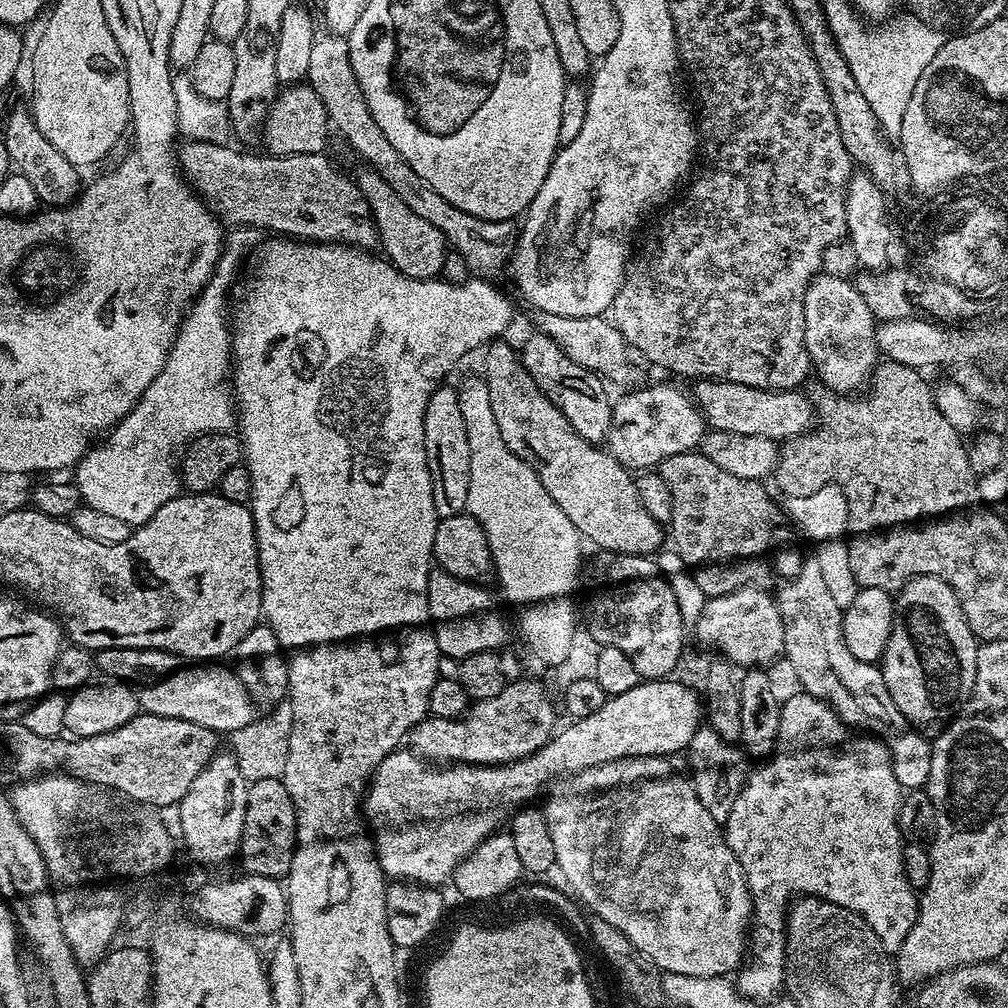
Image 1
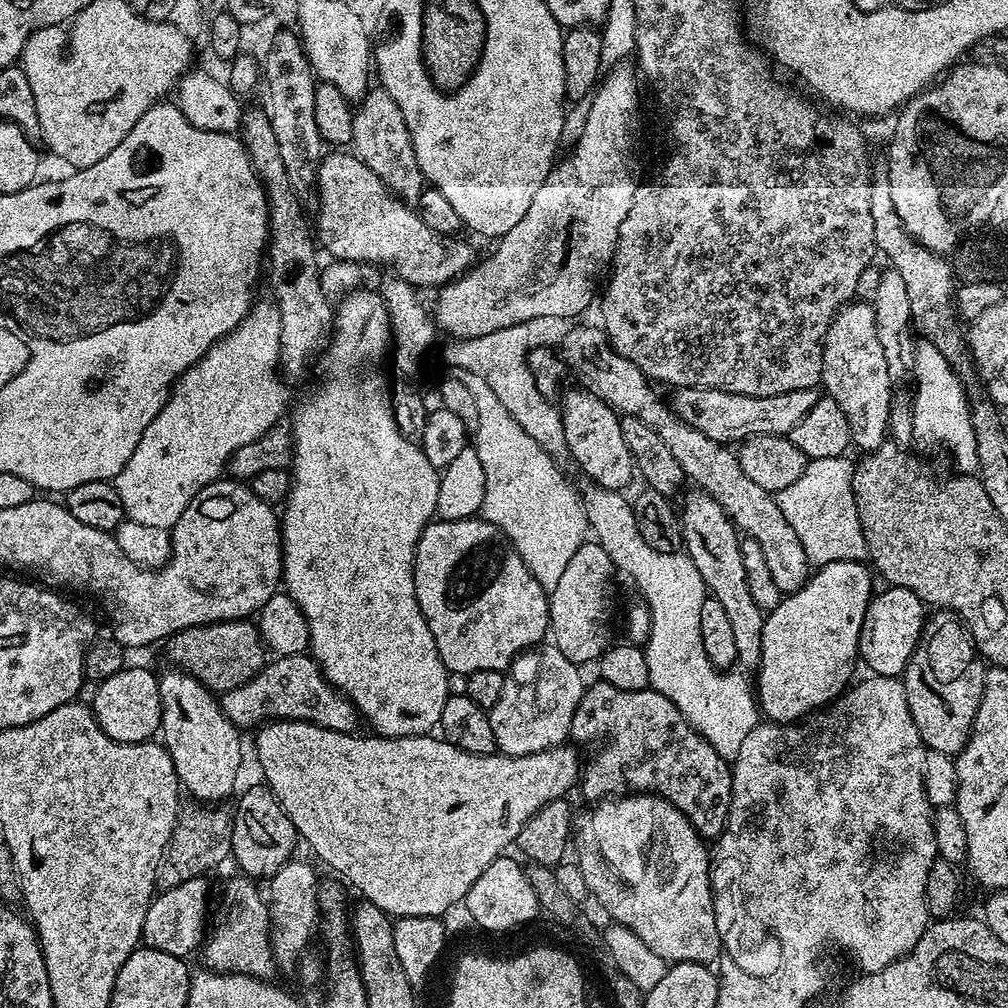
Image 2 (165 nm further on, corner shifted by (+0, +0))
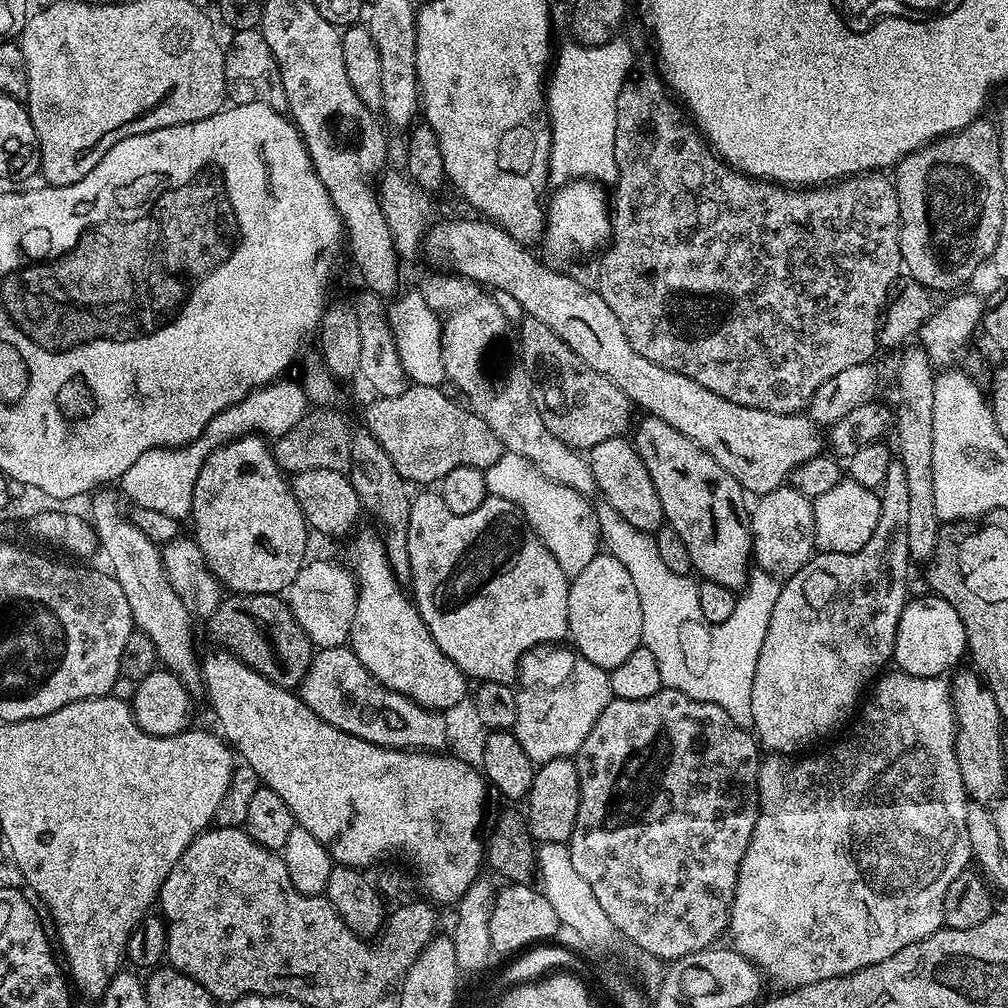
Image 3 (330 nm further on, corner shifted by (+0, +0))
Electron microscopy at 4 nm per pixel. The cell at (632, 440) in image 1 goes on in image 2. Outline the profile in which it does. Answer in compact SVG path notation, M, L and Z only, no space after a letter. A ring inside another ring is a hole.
M677 388L671 394L670 407L681 420L694 426L694 430L702 430L702 434L714 438L717 444L727 445L732 440L743 442L749 436L788 436L821 398L816 388L786 390L786 394L769 396L734 394L713 388Z

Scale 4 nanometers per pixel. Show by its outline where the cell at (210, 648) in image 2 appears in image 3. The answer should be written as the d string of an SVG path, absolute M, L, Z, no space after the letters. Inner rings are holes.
M270 594L229 595L221 599L218 610L207 617L208 632L225 652L233 652L246 666L265 676L272 684L289 690L299 689L312 665L314 646L298 626L287 599Z

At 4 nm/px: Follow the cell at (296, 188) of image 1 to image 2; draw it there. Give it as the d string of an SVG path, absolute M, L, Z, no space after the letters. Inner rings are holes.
M332 150L323 157L316 174L314 189L314 201L315 200L316 220L314 216L314 235L318 241L319 247L323 249L323 251L325 248L325 250L329 252L330 255L328 256L331 257L332 260L352 261L361 266L367 266L367 264L381 264L382 267L388 268L384 270L391 270L395 275L404 279L405 282L412 284L417 290L424 290L424 288L432 288L431 290L439 289L441 286L448 284L451 280L457 280L459 276L464 275L469 268L473 267L474 259L472 260L472 248L464 241L464 238L440 236L434 230L430 230L430 226L426 226L426 222L422 222L419 211L417 211L411 203L399 200L399 198L382 182L382 178L378 178L378 174L374 174L374 170L370 170L370 166L366 166L366 162L362 162L351 151Z

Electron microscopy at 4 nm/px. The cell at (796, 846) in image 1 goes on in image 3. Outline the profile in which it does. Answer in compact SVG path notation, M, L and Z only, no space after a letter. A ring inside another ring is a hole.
M899 670L893 673L893 676L881 675L867 693L868 701L867 696L863 701L864 717L852 736L838 741L833 748L817 756L768 754L760 761L756 783L760 813L750 846L740 863L727 935L732 936L731 947L751 960L765 977L771 980L772 976L774 983L781 984L781 989L791 990L810 982L849 976L851 972L874 966L874 962L882 962L882 958L890 958L890 954L898 954L898 950L902 950L902 946L910 946L910 942L918 942L934 934L944 924L944 899L946 890L950 890L950 882L954 882L954 878L973 863L970 830L966 828L970 801L962 786L962 774L958 774L956 715L952 709L951 687L938 676L906 676Z

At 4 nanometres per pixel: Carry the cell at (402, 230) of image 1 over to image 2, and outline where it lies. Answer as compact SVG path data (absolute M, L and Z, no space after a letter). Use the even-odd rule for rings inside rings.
M379 86L369 87L364 99L359 101L352 118L352 142L351 151L382 182L395 194L399 200L405 202L419 201L424 193L426 181L418 162L414 158L414 146L410 142L410 132L406 130L406 120L402 118L402 112L398 110L398 104L390 94Z

